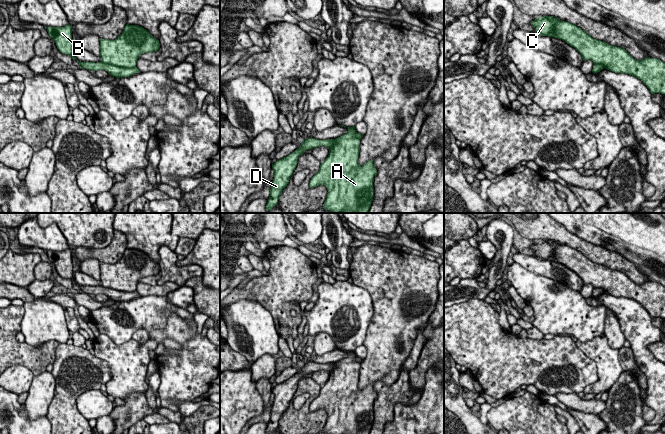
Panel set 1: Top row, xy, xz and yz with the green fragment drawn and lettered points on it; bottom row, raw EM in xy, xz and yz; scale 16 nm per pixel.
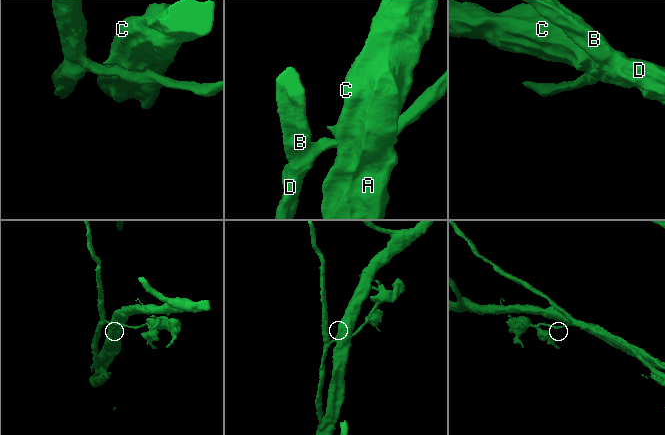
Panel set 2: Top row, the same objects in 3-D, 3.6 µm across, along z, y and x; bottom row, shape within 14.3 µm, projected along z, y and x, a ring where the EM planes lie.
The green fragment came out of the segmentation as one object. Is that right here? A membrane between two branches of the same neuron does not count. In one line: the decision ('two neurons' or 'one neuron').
two neurons

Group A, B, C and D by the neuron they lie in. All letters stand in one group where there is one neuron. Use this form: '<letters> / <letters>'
A C / B D

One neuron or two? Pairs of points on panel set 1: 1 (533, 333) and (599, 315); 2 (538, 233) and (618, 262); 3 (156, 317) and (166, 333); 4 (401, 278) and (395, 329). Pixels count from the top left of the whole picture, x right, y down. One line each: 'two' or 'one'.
1: two
2: one
3: two
4: one

